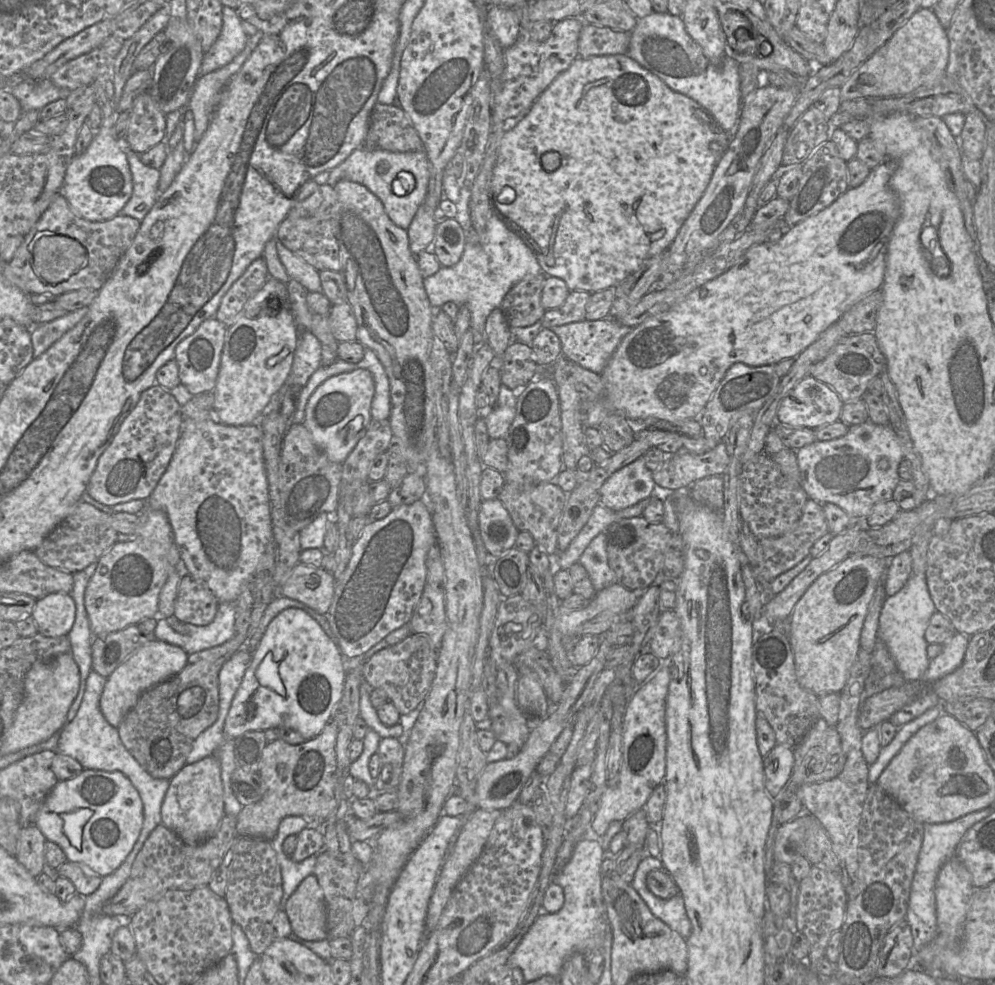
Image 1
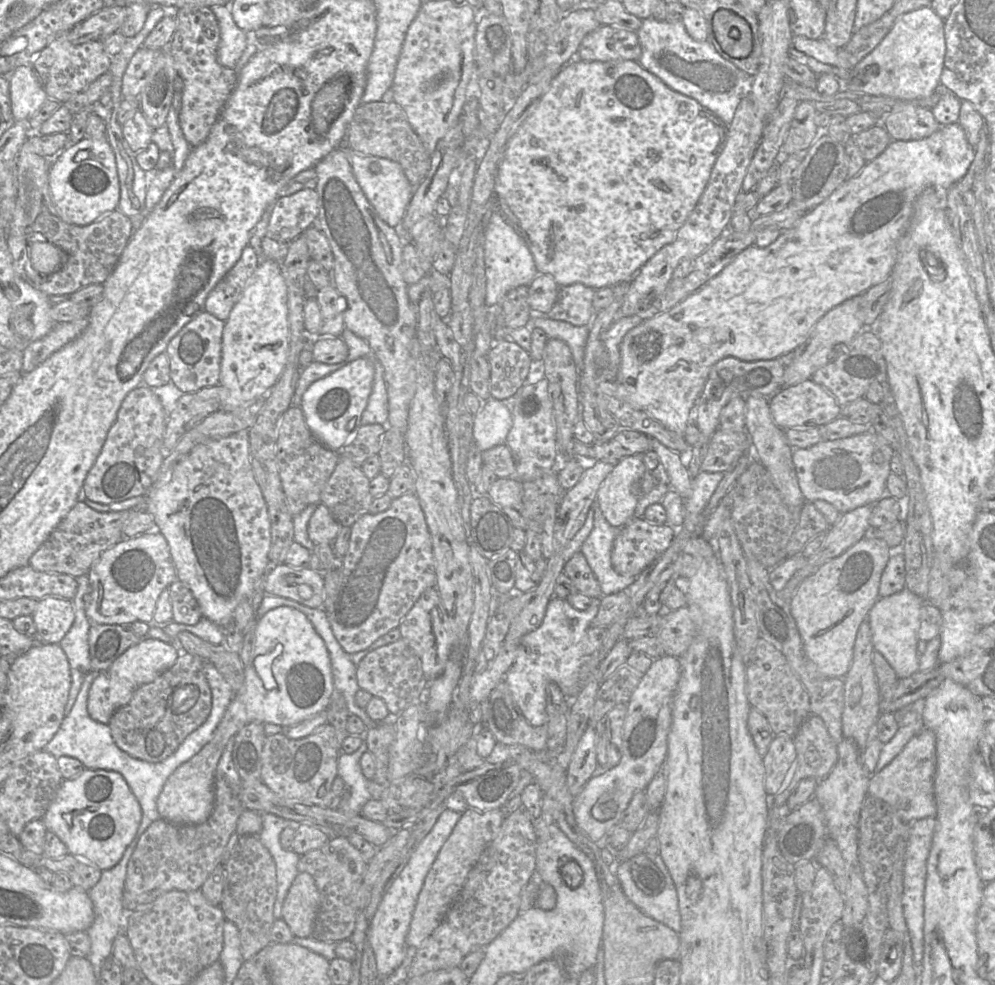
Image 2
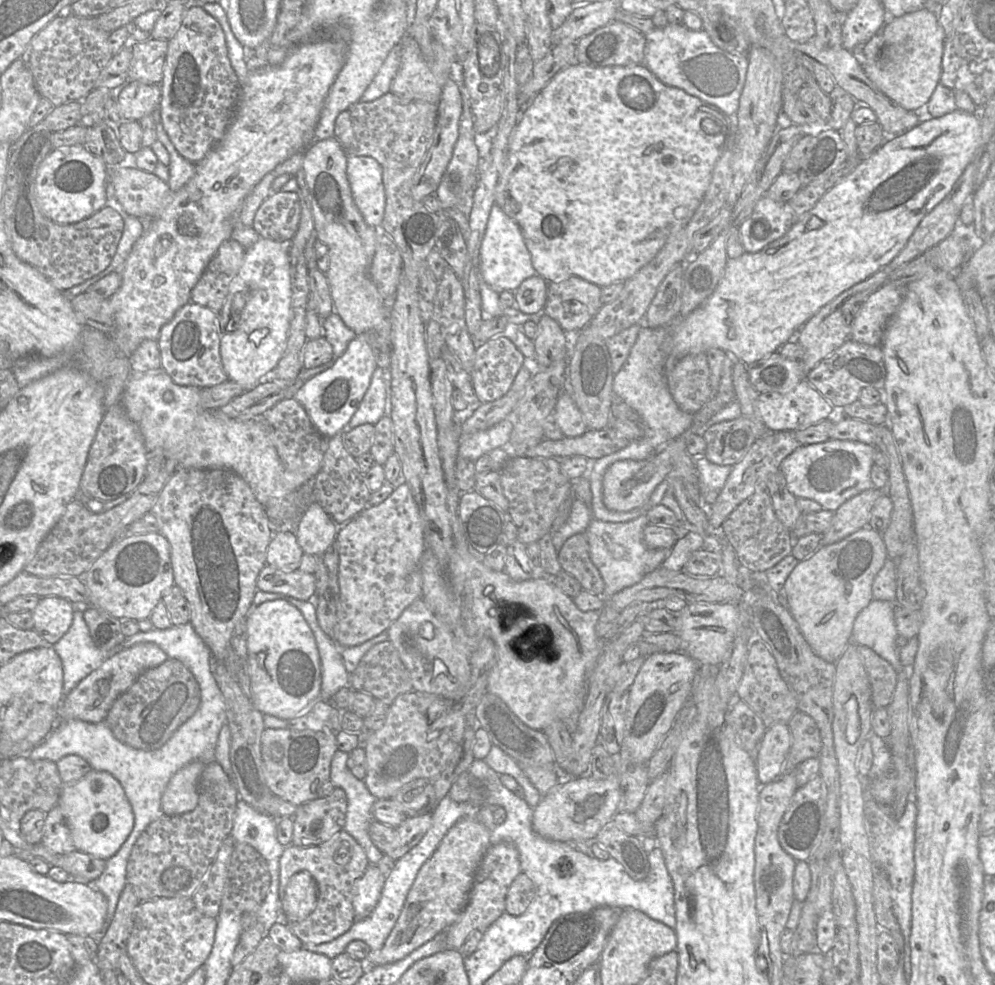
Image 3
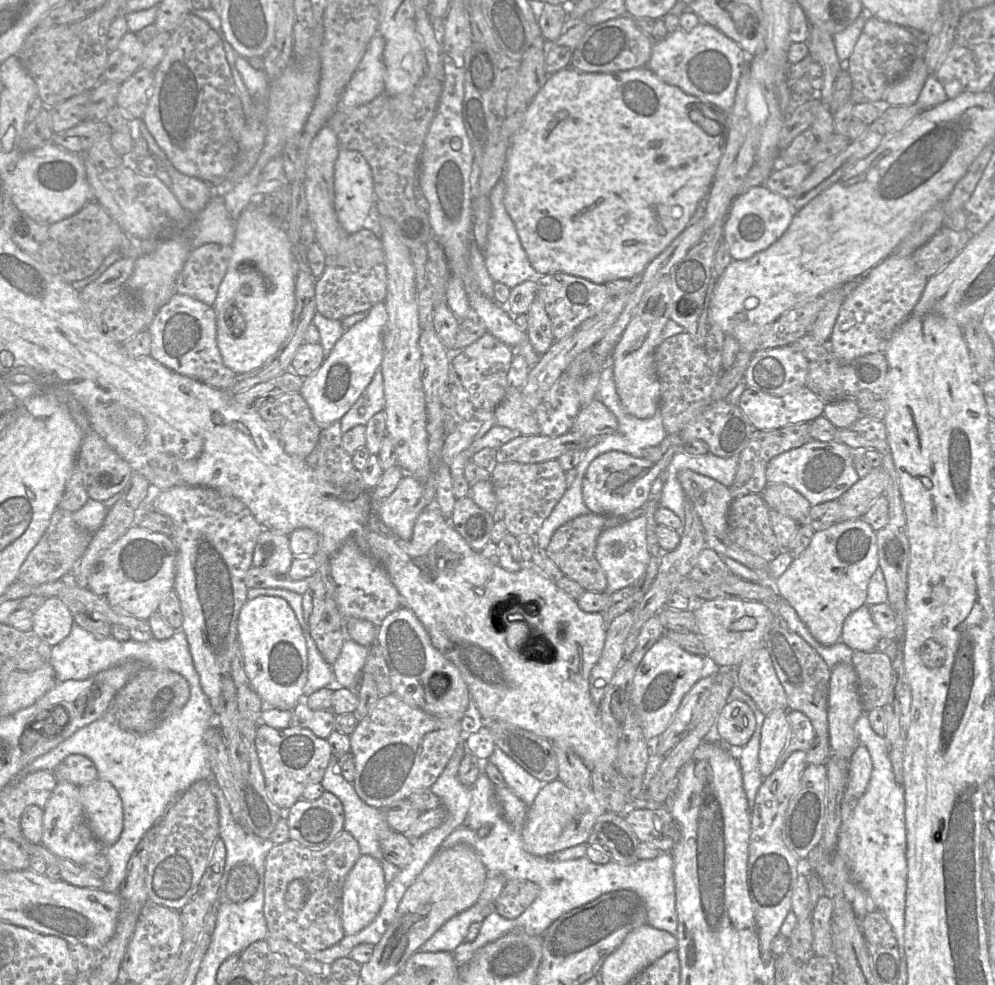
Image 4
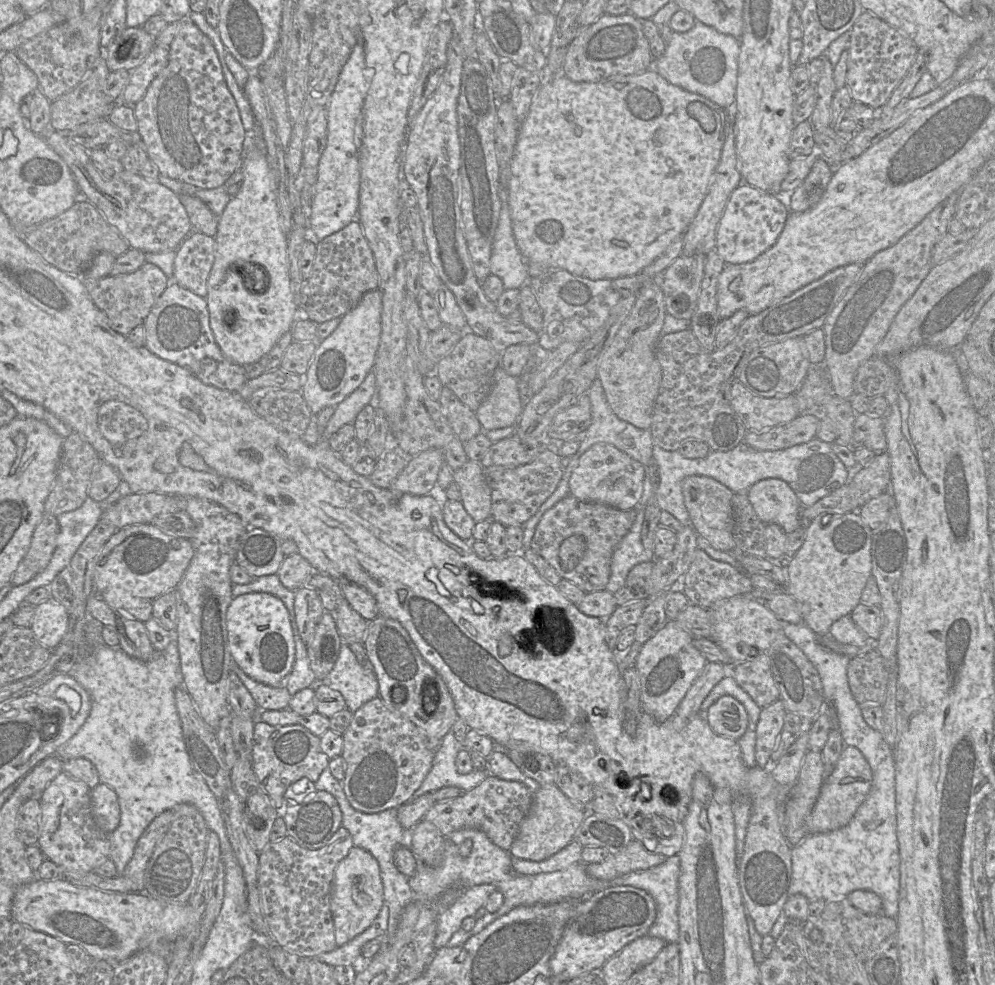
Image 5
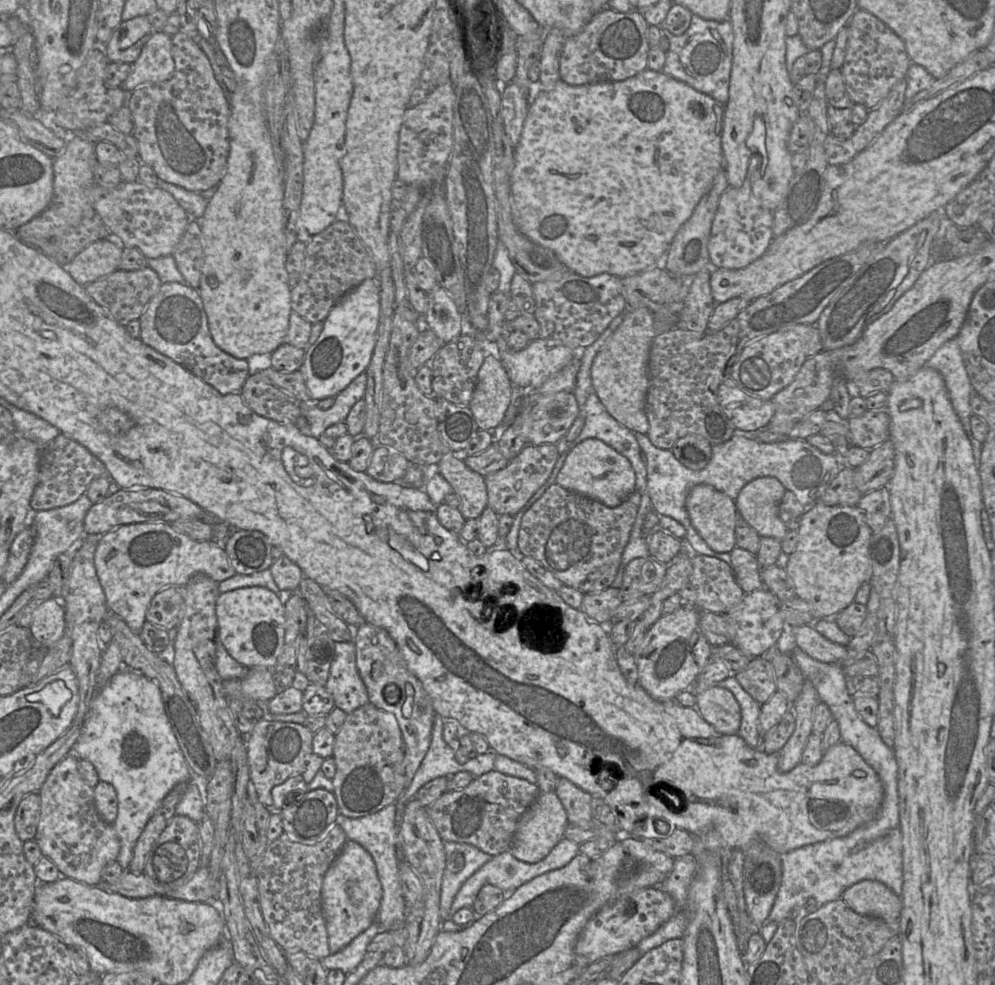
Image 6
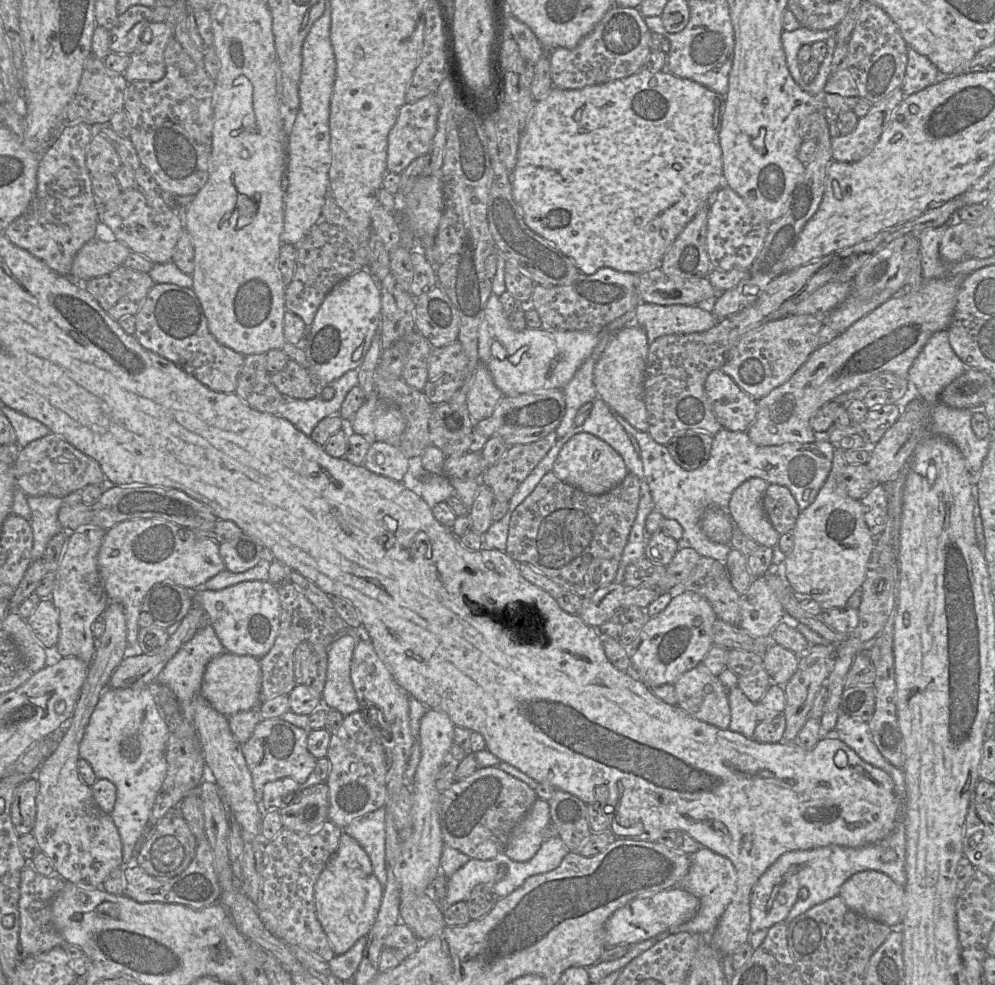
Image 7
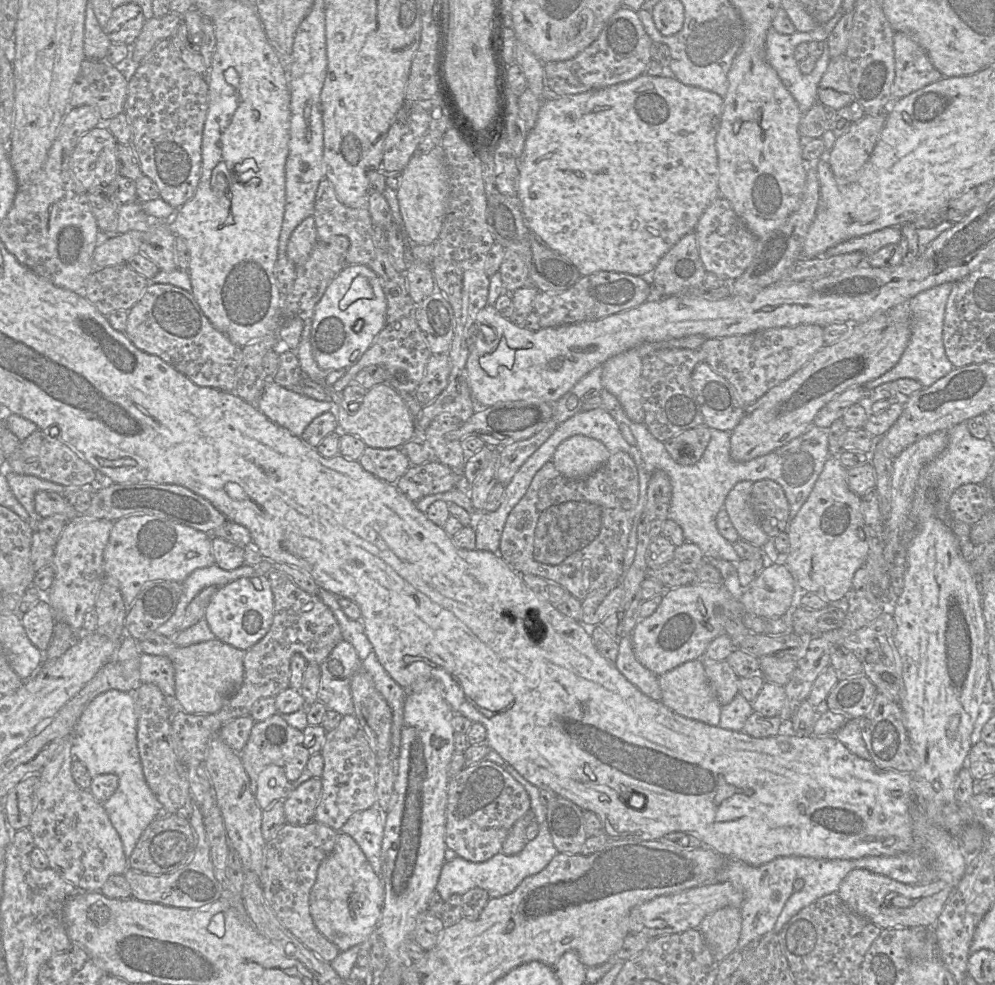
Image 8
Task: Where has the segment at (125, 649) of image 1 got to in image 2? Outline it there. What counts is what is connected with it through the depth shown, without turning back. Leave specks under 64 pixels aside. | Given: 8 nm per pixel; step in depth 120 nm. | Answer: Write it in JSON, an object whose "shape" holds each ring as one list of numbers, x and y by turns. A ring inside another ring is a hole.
{"shape":[[90,623,91,669,94,672,107,670,122,653,142,639,133,631,130,624]]}

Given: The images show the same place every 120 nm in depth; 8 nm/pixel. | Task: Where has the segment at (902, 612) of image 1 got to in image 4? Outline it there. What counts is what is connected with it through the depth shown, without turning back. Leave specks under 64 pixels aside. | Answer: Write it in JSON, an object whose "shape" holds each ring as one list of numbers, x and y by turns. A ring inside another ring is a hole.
{"shape":[[862,605,845,619,840,641,853,651,874,651,881,638,871,618,869,606]]}

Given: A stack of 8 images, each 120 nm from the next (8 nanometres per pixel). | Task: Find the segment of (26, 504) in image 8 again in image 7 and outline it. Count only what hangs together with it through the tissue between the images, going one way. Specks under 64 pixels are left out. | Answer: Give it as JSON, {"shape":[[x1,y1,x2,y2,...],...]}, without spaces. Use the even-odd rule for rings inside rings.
{"shape":[[75,491,64,497,27,496,31,510,31,527,33,532,33,547,31,560,43,557,47,544,56,534,63,530,58,512,61,507,81,502,81,491]]}

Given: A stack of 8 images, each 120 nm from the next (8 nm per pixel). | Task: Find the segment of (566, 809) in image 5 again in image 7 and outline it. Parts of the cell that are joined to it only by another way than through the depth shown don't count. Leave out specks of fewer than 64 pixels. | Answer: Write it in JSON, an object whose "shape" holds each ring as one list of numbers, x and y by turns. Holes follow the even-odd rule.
{"shape":[[537,800,513,828,504,853,513,861,526,862,544,841,543,830,550,824,548,801]]}

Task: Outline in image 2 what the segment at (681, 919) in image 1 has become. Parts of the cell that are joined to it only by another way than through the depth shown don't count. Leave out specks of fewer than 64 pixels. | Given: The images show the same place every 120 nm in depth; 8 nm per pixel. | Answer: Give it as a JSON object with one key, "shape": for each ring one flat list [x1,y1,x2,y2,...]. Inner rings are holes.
{"shape":[[659,853,654,858,654,863,665,877,665,887,658,895,648,895,637,887,631,875,629,861,619,862,614,867,614,872,620,881,624,894,637,908,679,934,681,915,675,883]]}

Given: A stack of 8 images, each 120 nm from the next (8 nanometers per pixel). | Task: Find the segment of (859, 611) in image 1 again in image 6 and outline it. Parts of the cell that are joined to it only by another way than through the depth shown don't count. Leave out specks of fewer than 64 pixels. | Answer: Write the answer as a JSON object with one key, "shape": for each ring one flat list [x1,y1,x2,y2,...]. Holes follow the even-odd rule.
{"shape":[[815,502,804,513,795,551,785,568,797,597,812,604,814,620,834,618,854,602,858,589,872,575,869,554,872,531,857,506,827,506],[736,546,730,552,730,557,736,582,745,594,765,587,756,555]]}

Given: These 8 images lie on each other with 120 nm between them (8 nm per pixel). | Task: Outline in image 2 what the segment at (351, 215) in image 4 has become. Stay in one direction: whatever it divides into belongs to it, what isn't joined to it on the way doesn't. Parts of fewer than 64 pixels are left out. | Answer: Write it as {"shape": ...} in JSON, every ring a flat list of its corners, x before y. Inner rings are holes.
{"shape":[[345,144,342,148,347,153,355,179,378,216,389,226,399,228,401,233,401,223,415,189,409,183,401,165,386,158,353,151]]}

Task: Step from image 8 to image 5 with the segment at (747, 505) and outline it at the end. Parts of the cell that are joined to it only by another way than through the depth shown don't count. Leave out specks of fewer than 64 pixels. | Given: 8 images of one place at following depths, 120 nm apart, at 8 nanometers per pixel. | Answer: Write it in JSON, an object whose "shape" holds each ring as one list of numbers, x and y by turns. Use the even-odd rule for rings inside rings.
{"shape":[[766,478,753,484,747,491,749,501,759,519,765,524,775,523,783,528,786,534,800,527,801,508,803,507,793,489,780,478]]}

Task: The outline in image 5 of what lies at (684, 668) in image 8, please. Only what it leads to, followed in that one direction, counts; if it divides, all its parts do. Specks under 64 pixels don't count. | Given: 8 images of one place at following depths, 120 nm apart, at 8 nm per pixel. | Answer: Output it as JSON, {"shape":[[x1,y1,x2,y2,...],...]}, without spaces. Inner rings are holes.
{"shape":[[724,695,706,711,706,719,715,733,739,740,748,726,744,705,730,695]]}

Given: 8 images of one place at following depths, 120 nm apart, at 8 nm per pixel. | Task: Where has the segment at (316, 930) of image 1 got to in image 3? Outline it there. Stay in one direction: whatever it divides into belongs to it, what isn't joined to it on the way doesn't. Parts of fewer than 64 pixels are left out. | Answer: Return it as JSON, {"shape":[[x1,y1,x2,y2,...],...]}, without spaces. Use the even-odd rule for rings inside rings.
{"shape":[[307,871,294,874,282,895,282,911,289,922,299,922,308,917,316,908,318,888]]}

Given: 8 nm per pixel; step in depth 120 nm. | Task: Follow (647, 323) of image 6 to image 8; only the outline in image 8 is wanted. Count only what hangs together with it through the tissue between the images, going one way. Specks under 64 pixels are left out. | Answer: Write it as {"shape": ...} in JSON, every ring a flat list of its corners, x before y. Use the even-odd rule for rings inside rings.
{"shape":[[637,348,611,357,601,366,603,388,618,399,628,418,635,423,645,420,641,397,642,366,643,359]]}

